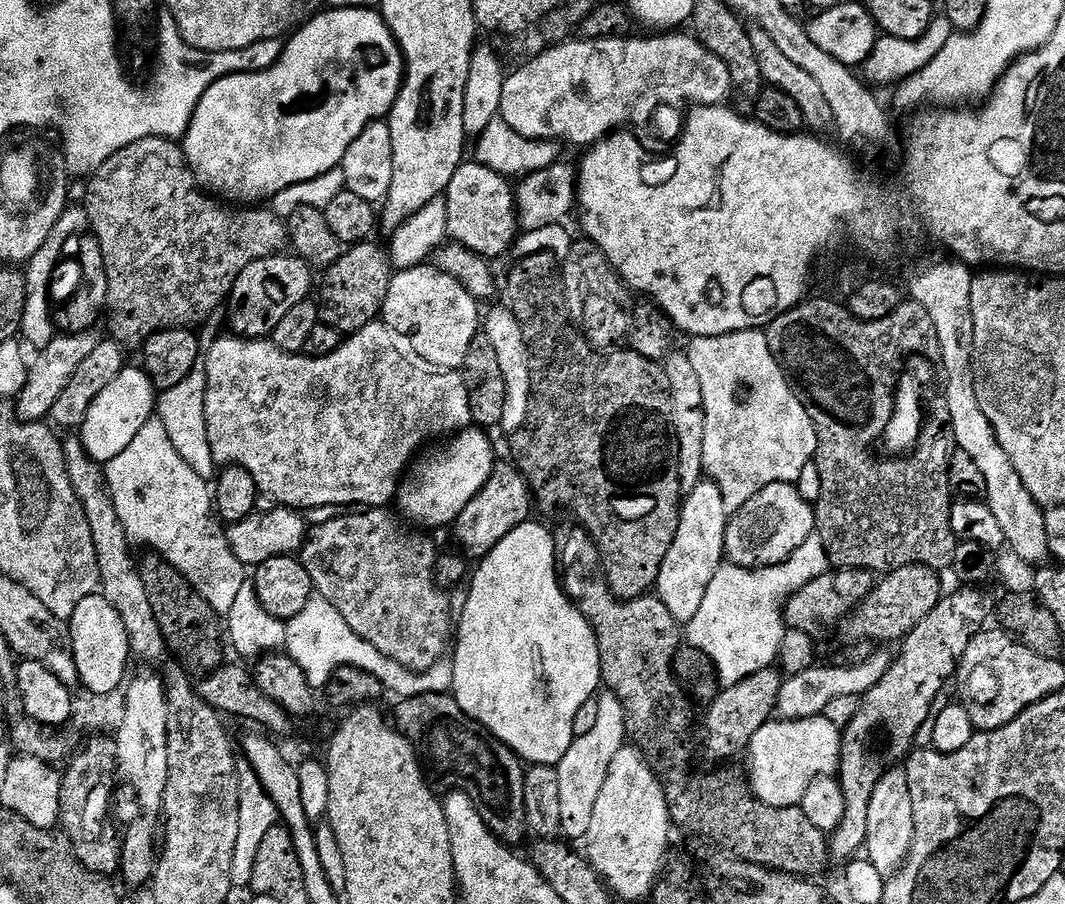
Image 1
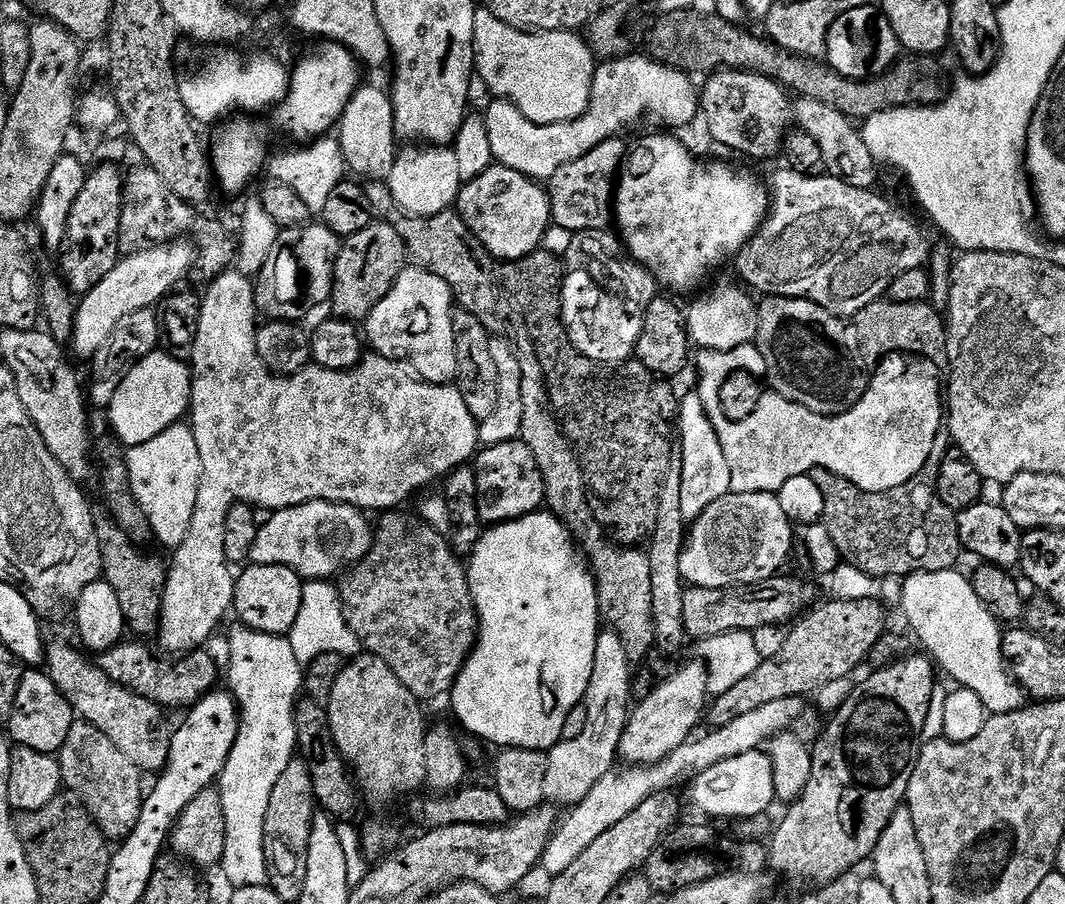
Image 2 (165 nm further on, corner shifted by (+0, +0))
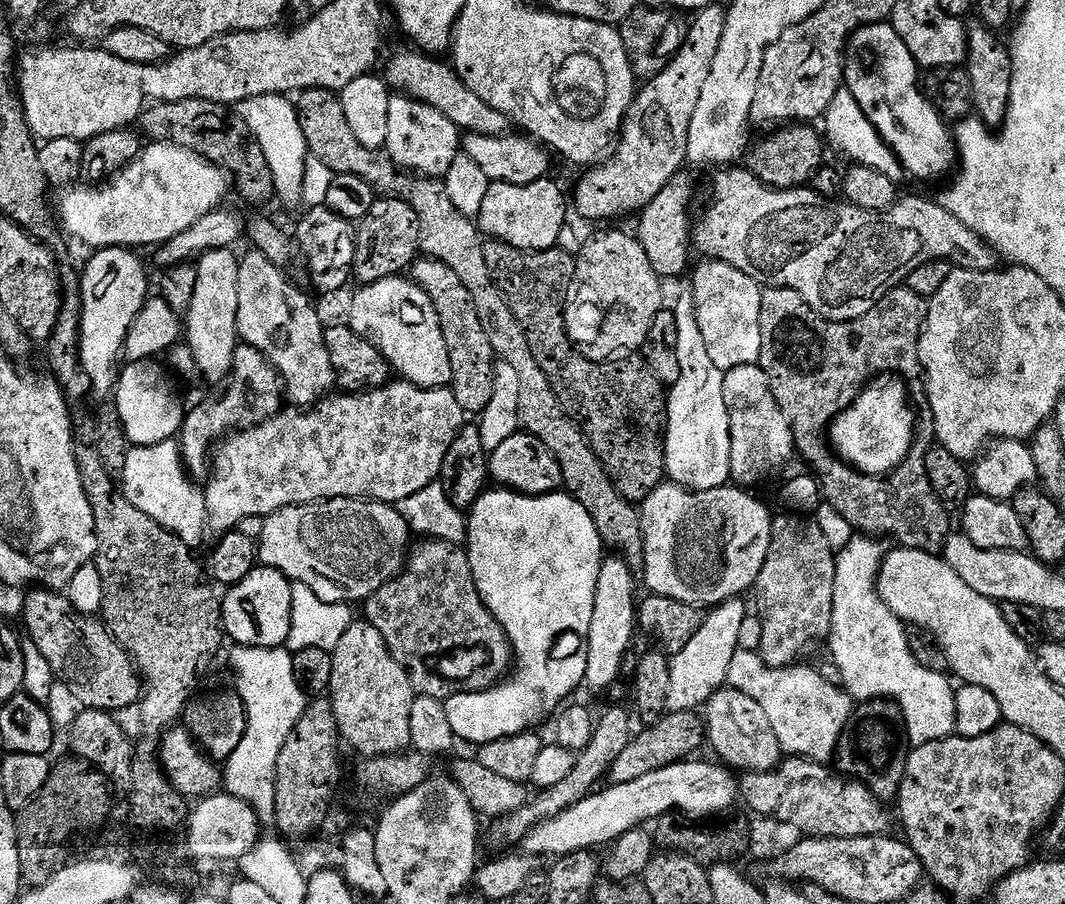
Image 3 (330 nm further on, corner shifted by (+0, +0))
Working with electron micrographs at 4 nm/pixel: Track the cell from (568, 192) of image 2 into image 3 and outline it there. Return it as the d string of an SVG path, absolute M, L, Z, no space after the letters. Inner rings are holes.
M716 2L709 3L708 7L691 17L692 25L687 25L684 45L678 54L668 63L666 70L662 70L662 74L647 81L637 91L636 101L624 120L614 151L603 162L589 167L585 171L588 173L577 182L575 215L577 212L584 220L635 217L650 206L650 202L662 194L666 182L685 167L690 118L694 118L698 98L702 98L706 78L710 78L710 66L714 66L727 18L725 5Z

